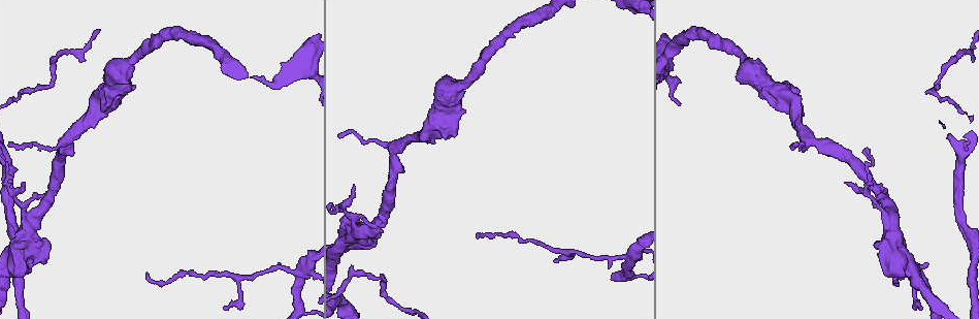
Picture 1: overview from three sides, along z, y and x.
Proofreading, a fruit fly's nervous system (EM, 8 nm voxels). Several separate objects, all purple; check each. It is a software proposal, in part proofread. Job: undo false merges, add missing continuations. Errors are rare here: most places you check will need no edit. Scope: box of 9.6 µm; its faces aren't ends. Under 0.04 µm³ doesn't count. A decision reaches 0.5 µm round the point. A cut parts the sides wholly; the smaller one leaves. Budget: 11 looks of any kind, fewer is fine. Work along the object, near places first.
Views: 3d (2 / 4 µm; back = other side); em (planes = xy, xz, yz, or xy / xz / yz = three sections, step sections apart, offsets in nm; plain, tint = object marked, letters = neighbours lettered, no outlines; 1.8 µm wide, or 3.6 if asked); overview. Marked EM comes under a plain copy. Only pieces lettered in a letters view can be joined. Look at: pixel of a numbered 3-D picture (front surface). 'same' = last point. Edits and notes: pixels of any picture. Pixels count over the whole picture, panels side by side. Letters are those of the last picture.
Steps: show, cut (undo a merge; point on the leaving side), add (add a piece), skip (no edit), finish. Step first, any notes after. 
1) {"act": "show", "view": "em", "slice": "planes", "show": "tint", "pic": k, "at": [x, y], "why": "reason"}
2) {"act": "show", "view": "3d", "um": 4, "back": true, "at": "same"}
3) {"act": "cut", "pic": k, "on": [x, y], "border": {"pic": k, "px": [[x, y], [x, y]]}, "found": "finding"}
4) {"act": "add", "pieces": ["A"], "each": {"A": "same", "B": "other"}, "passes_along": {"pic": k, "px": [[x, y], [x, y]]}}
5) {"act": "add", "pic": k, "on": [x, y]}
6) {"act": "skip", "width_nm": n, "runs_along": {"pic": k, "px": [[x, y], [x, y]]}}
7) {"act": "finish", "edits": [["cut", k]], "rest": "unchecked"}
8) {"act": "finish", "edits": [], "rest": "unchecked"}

{"act": "show", "view": "em", "slice": "planes", "show": "letters", "pic": 1, "at": [893, 216], "why": "abrupt turn"}

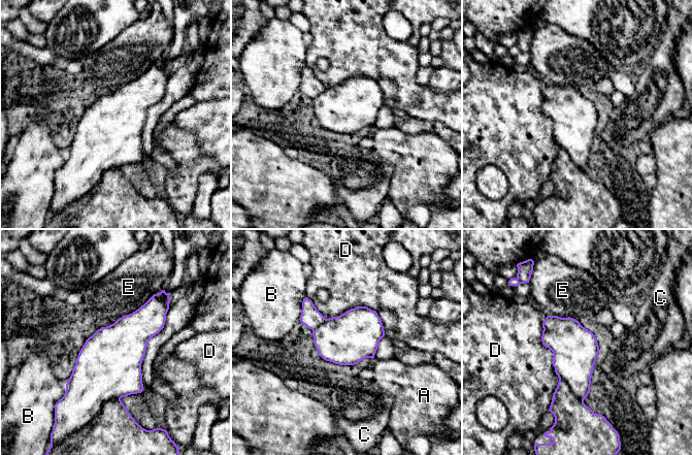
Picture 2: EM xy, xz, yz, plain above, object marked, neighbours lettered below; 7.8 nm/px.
{"act": "cut", "pic": 2, "on": [573, 420], "each": {"A": "other", "B": "other", "C": "other", "D": "other", "E": "other"}, "border": {"pic": 2, "px": [[559, 378], [583, 401]]}, "found": "two cells meet here"}

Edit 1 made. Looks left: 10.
{"act": "show", "view": "3d", "um": 4, "pic": 1, "at": [303, 272], "why": "small branch off a trunk"}

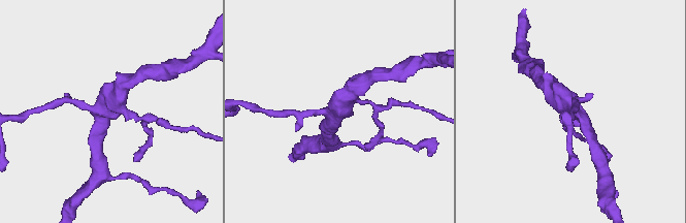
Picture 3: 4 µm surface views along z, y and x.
{"act": "show", "view": "em", "slice": "xy", "step": 8, "show": "letters", "pic": 3, "at": [339, 111], "arms": 4, "why": "need the tissue"}

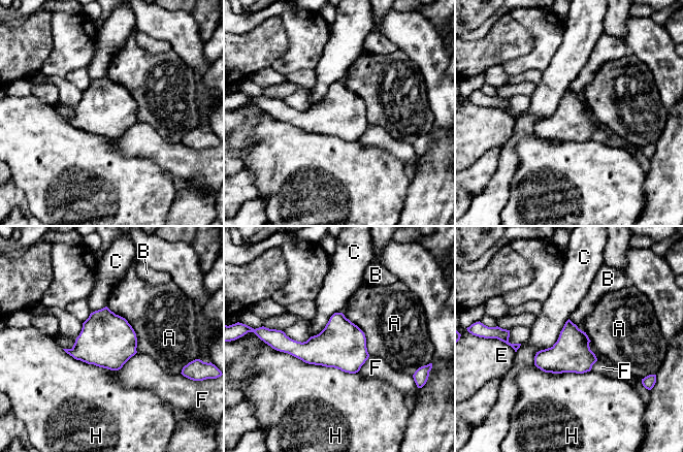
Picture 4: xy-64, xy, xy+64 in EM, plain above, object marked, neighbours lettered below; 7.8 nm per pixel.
{"act": "show", "view": "em", "slice": "planes", "show": "letters", "at": "same", "why": "cut it another way"}

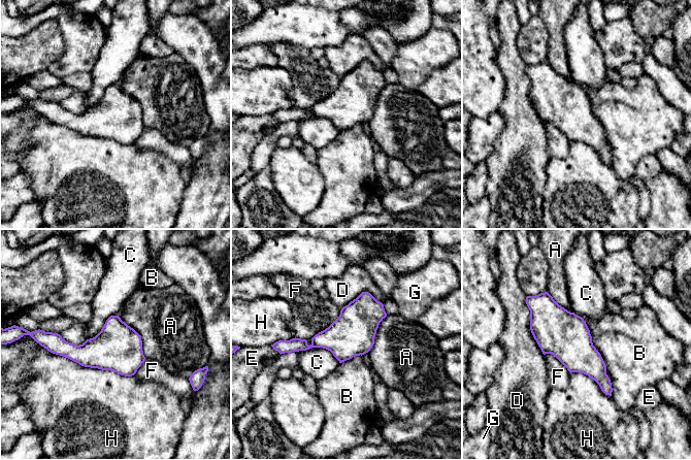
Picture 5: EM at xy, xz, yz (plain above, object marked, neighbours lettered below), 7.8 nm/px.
{"act": "skip", "each": {"A": "other", "B": "other", "C": "other", "D": "other", "E": "other", "F": "other", "G": "other", "H": "other"}, "border": {"pic": 5, "px": [[582, 318], [604, 363], [612, 395]]}, "found": "continuous, no second cell"}

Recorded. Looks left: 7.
{"act": "show", "view": "em", "slice": "yz", "step": 4, "show": "tint", "pic": 1, "at": [920, 309], "why": "thin end"}

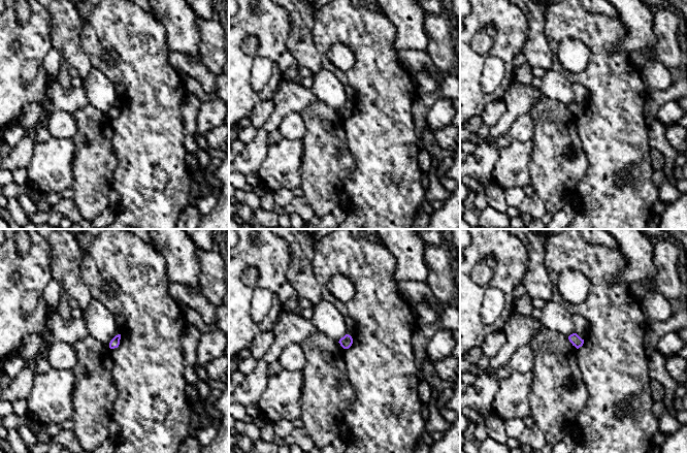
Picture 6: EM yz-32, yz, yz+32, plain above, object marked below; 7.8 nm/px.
{"act": "show", "view": "em", "slice": "planes", "show": "letters", "at": "same", "why": "cut it another way"}

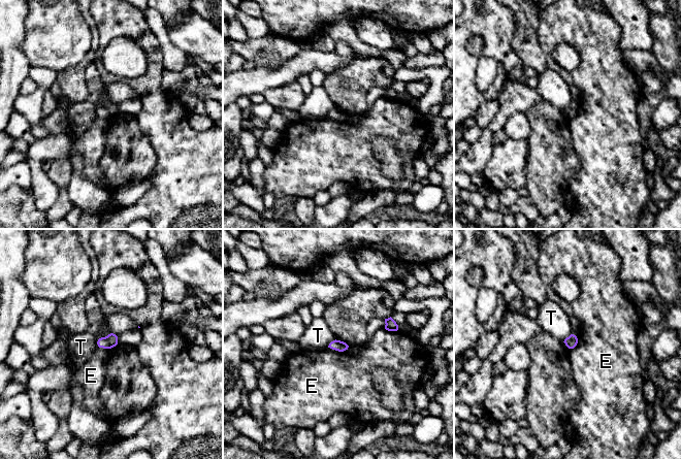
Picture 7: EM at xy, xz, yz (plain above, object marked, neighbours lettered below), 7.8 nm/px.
{"act": "skip", "width_nm": 80, "each": {"E": "other", "T": "other"}, "border": {"pic": 7, "px": [[328, 347], [338, 351], [348, 349]]}, "found": "no lettered piece goes on from it"}

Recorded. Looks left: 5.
{"act": "finish", "edits": [["cut", 2]], "rest": "unchecked"}

